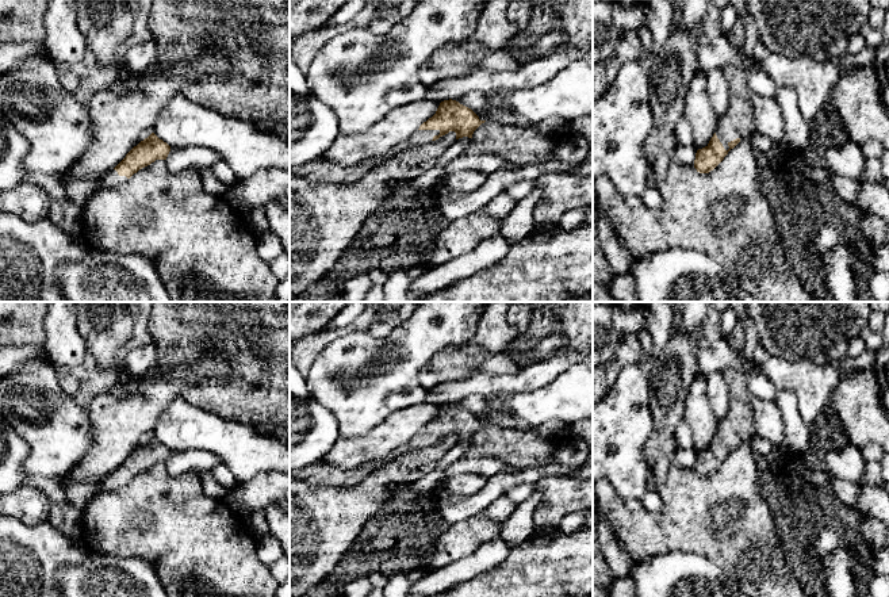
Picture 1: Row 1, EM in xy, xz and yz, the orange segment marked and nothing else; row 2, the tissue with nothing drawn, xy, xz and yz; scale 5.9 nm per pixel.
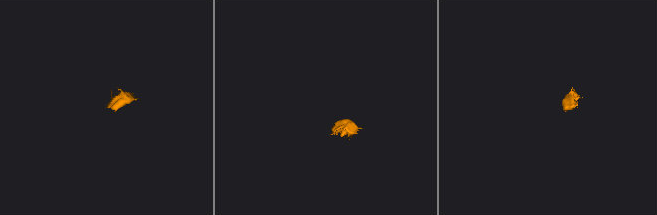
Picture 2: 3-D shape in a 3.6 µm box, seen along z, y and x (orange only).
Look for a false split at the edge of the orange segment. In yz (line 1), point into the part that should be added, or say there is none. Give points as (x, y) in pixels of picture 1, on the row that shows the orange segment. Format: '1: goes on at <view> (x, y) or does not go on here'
1: goes on at yz (738, 121)

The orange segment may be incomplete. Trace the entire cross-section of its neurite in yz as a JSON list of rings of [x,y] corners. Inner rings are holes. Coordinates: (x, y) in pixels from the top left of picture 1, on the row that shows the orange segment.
[[[725,65],[723,72],[729,84],[729,107],[719,118],[717,130],[709,143],[696,153],[694,168],[700,173],[713,171],[744,134],[755,134],[751,103],[754,92],[747,84],[747,70],[735,65]]]

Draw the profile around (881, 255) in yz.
[[[888,245],[874,248],[873,267],[874,271],[889,273],[889,246]]]

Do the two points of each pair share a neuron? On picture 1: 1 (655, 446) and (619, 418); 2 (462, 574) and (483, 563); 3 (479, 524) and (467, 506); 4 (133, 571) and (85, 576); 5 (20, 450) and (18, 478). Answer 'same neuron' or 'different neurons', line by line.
1: different neurons
2: same neuron
3: different neurons
4: same neuron
5: same neuron

